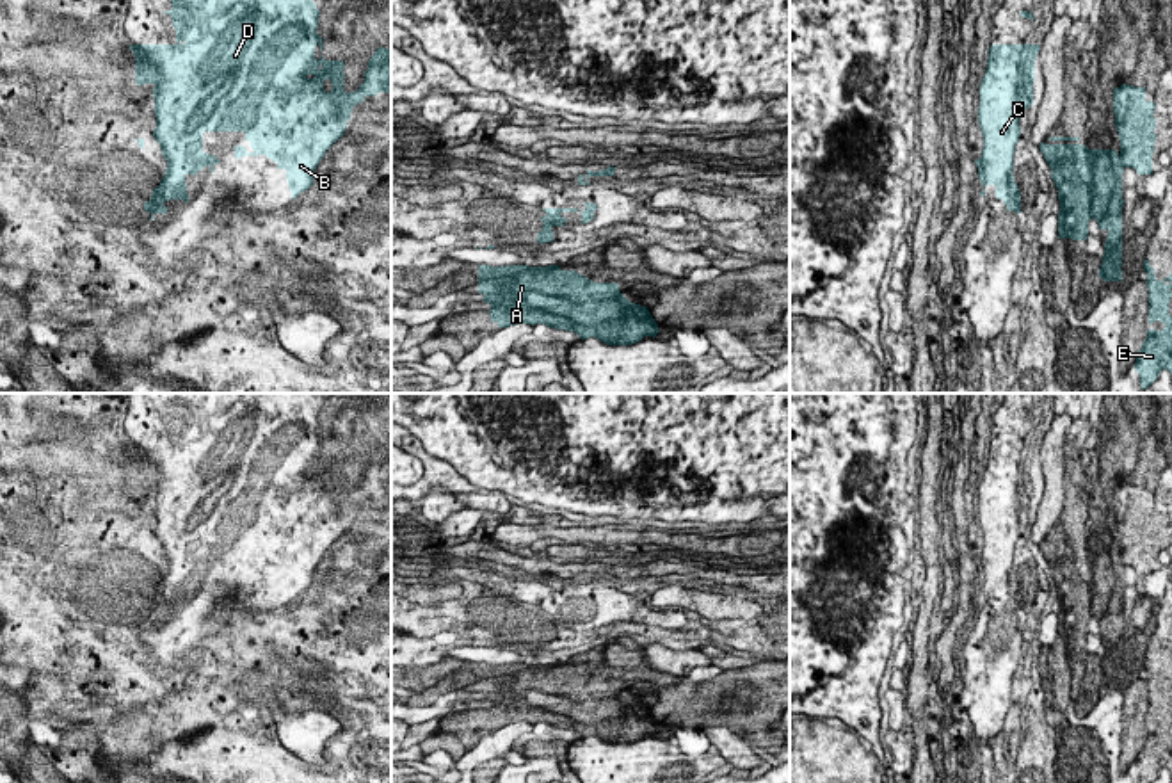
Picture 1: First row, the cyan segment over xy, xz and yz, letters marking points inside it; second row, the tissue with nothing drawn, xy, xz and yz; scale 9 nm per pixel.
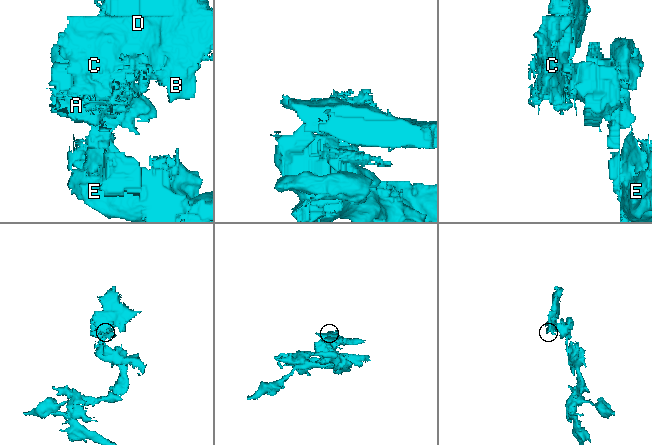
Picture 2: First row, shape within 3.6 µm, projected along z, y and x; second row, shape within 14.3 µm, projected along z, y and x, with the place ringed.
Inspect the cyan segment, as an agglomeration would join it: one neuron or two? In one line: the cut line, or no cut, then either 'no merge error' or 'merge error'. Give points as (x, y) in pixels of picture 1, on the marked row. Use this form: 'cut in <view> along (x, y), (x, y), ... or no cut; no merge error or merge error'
cut in xz along (545, 221), (562, 225); merge error

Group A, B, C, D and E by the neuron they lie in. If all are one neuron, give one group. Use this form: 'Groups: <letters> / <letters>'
Groups: A E / B C D

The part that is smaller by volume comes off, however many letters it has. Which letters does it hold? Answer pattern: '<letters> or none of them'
B, C, D

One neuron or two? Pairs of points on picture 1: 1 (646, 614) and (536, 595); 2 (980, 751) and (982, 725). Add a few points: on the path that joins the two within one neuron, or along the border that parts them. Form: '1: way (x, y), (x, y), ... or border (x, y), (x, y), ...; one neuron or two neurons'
1: way (619, 605), (612, 605), (593, 593), (562, 595); one neuron
2: border (973, 737), (987, 742); two neurons

